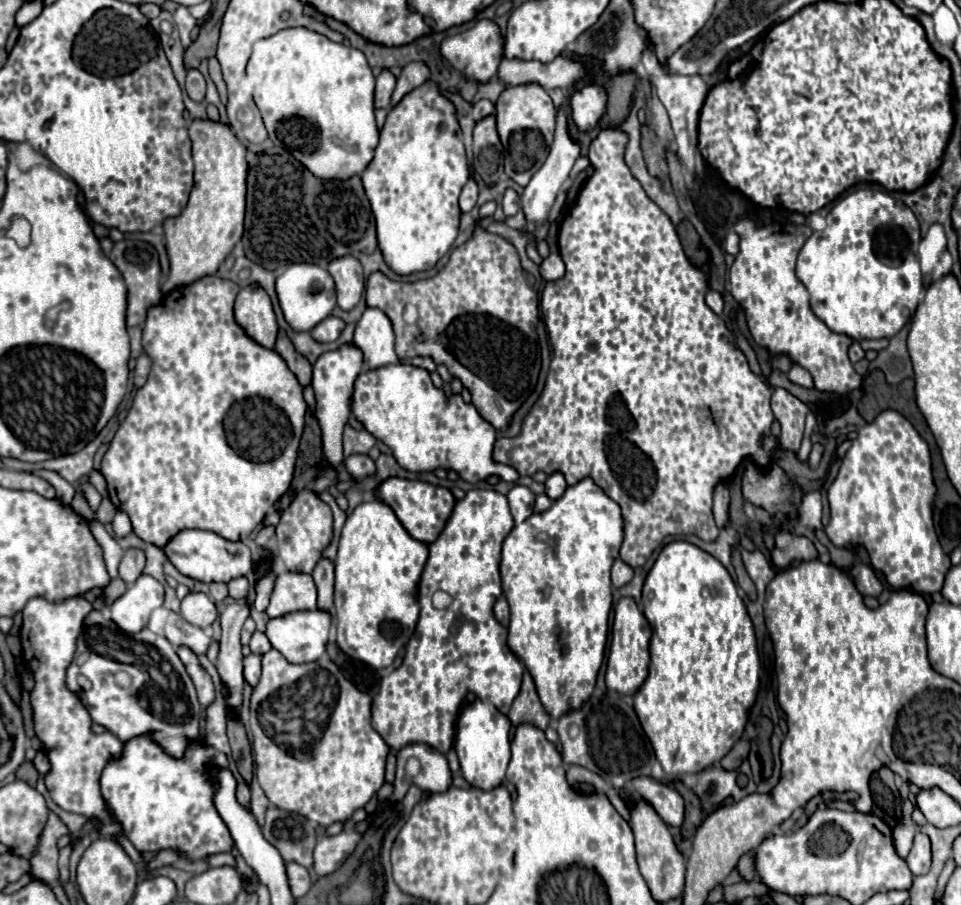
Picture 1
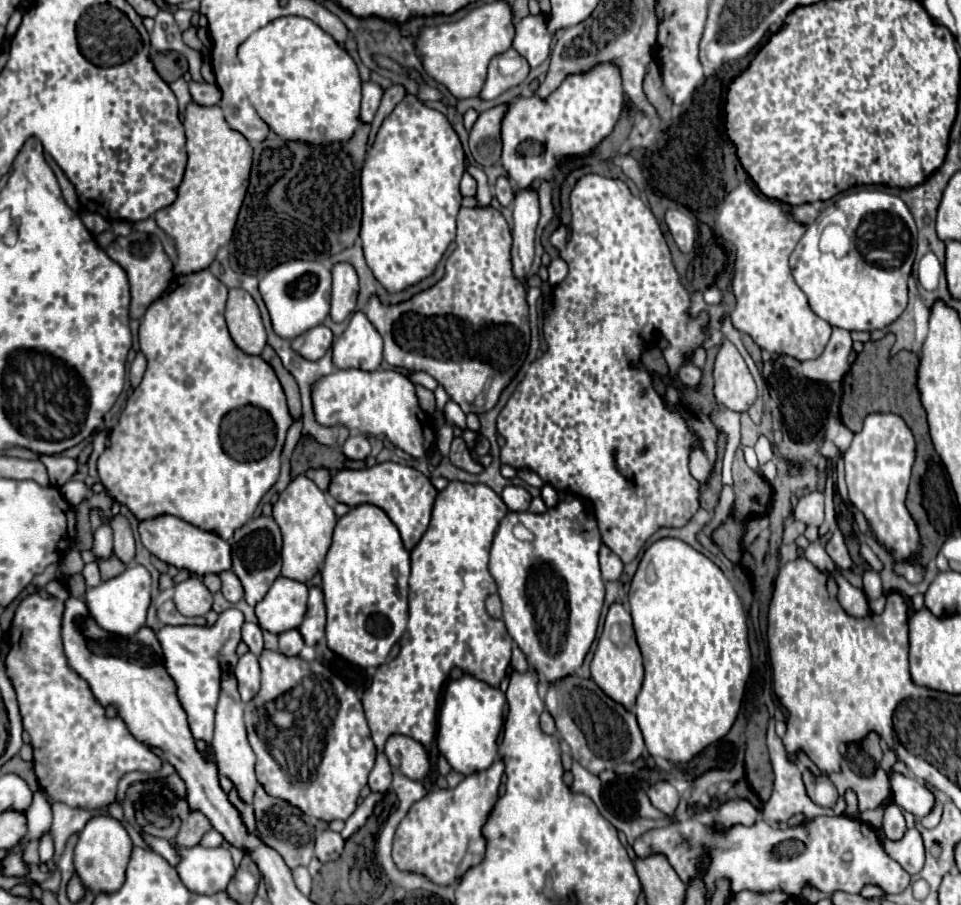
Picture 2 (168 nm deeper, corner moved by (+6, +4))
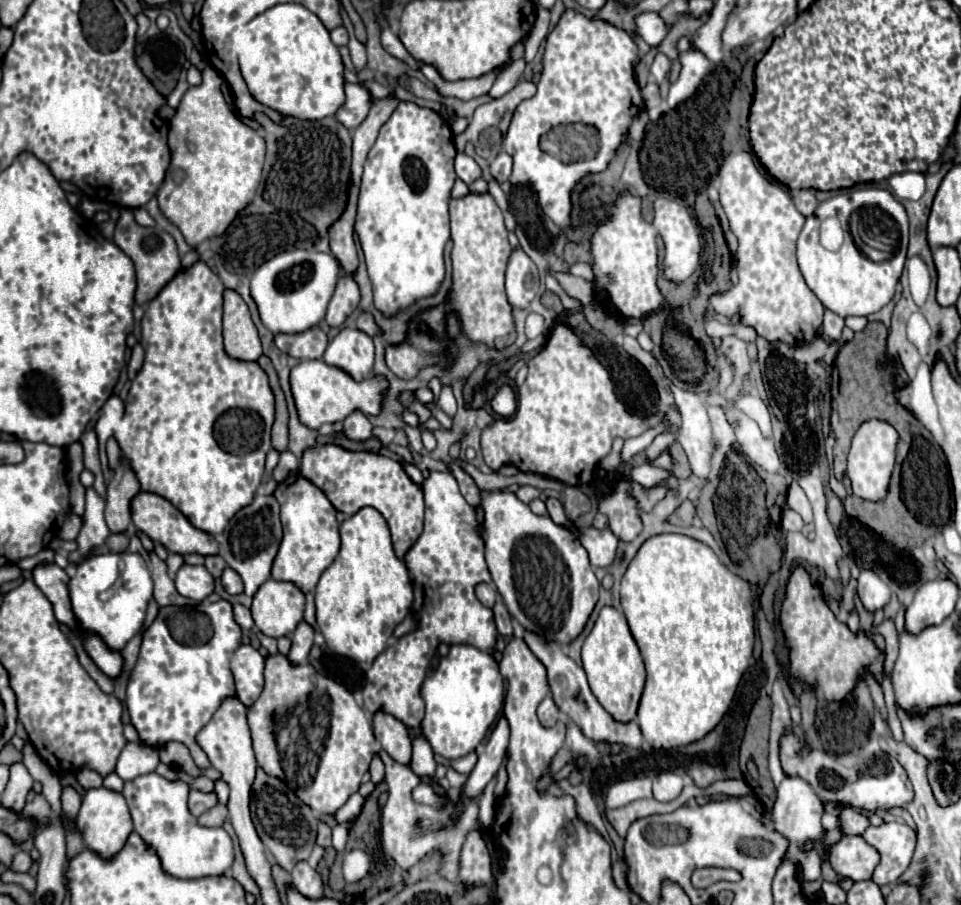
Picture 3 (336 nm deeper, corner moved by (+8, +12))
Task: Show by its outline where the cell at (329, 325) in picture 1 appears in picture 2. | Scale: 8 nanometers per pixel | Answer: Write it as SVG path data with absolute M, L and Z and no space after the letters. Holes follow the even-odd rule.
M318 325L302 333L300 337L292 339L292 349L308 361L320 359L330 349L330 345L332 345L332 331L324 325Z

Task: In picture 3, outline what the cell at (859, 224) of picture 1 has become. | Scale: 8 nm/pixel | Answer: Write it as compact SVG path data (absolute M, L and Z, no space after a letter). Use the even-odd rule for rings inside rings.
M880 187L852 189L822 201L816 211L806 217L806 225L796 241L798 267L810 291L820 303L840 317L868 317L888 305L896 295L908 251L908 215L904 205ZM826 217L840 219L846 241L842 253L832 253L818 243L818 227Z

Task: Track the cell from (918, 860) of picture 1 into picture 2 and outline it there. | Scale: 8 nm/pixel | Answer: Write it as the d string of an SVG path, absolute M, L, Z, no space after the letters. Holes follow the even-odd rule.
M914 827L914 829L908 829L904 833L902 839L898 841L890 841L886 839L884 833L878 833L878 839L882 843L882 849L894 859L900 863L900 867L910 873L910 875L916 875L920 873L920 869L924 867L924 845L922 845L922 837L920 837L920 831Z

